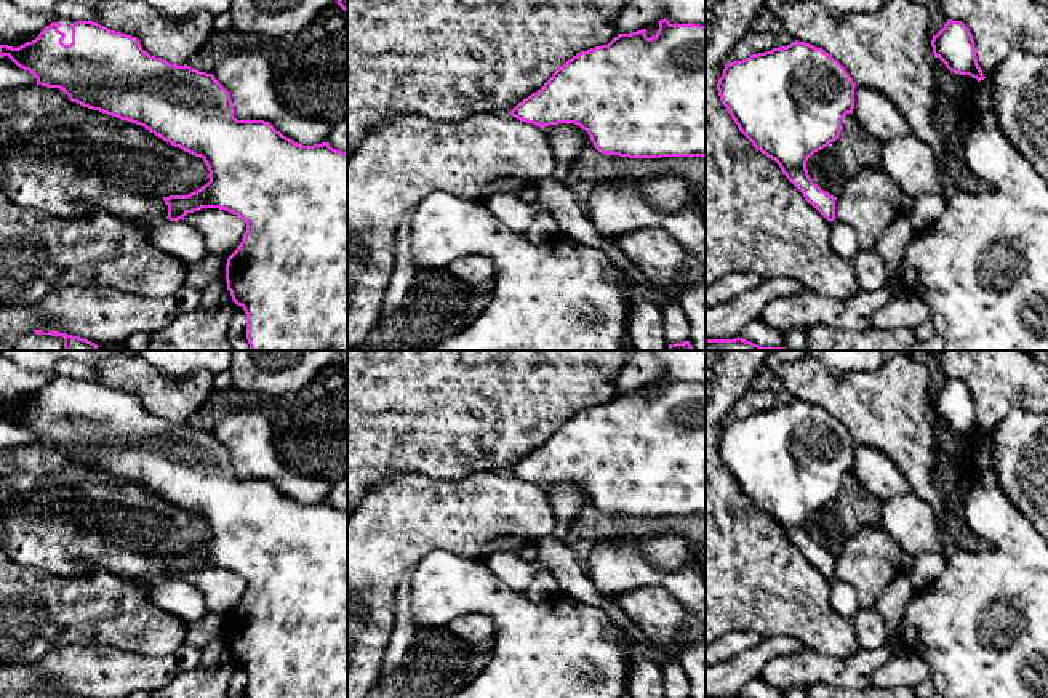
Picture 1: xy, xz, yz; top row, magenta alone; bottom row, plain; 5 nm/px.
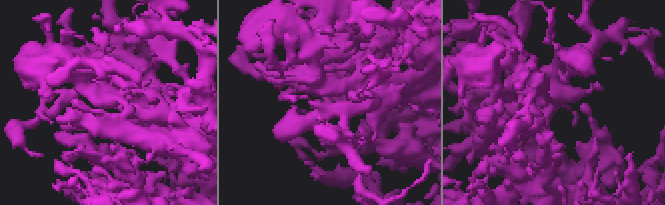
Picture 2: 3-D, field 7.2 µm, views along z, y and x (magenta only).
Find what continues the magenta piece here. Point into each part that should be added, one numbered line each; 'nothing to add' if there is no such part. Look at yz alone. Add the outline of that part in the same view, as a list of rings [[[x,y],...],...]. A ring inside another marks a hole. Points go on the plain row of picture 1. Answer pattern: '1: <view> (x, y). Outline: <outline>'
nothing to add

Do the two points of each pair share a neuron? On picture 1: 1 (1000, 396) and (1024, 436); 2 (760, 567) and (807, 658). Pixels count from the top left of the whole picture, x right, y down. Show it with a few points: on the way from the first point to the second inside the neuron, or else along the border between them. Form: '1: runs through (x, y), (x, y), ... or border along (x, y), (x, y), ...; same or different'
1: border along (1031, 410), (1013, 409), (988, 436); different
2: border along (805, 645), (842, 657); different

